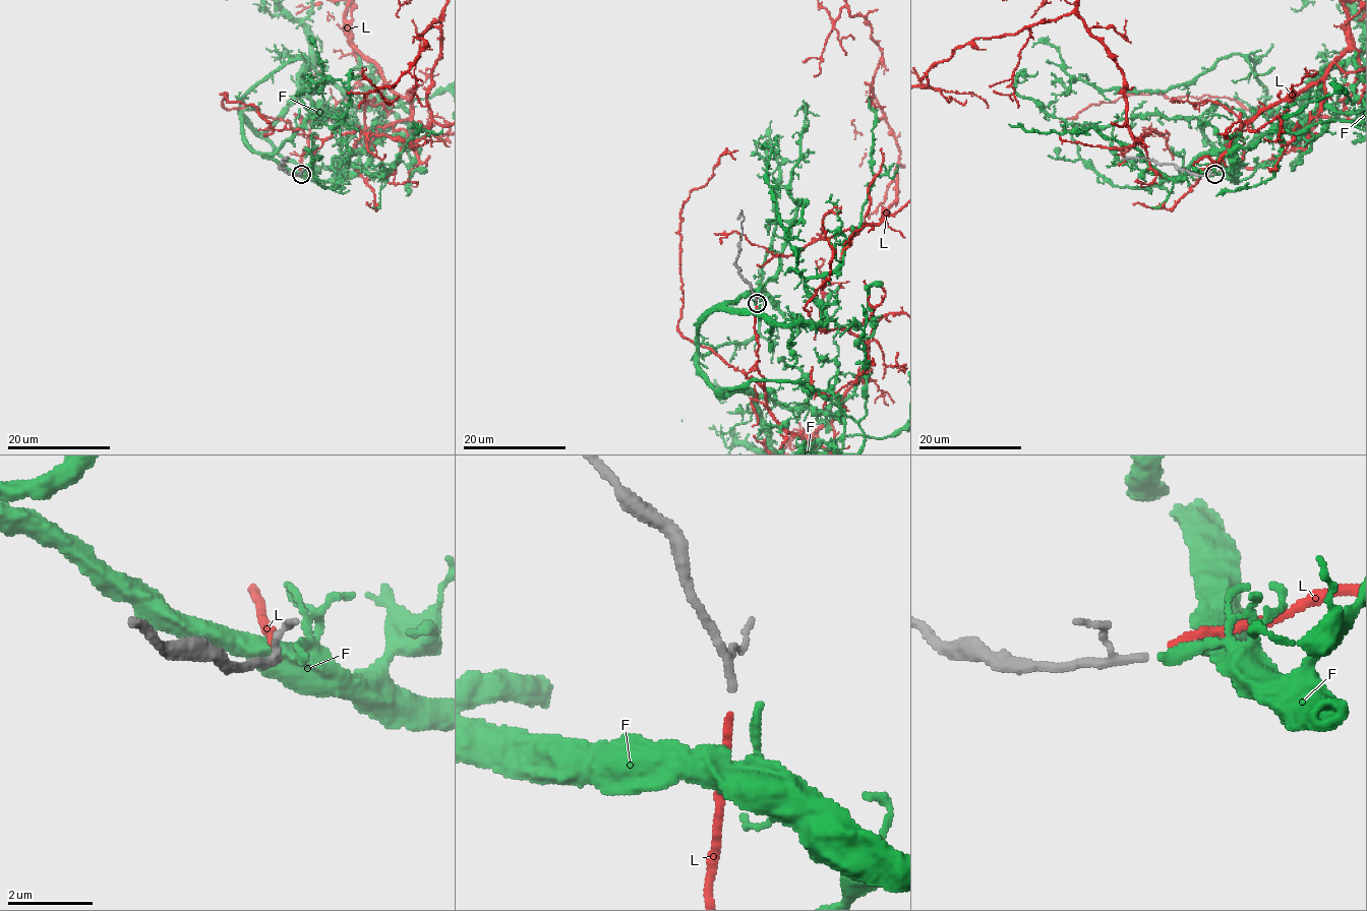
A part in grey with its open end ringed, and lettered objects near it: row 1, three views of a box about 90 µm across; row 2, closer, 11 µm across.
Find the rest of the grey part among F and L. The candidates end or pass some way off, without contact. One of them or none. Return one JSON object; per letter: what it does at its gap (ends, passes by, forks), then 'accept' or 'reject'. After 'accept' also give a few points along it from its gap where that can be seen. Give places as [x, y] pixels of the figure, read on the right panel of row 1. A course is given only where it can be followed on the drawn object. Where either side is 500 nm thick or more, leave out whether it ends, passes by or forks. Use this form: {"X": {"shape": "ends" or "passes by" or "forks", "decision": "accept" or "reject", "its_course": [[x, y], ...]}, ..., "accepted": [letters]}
{"F": {"shape": "ends", "decision": "reject"}, "L": {"shape": "ends", "decision": "accept"}, "accepted": ["L"]}

